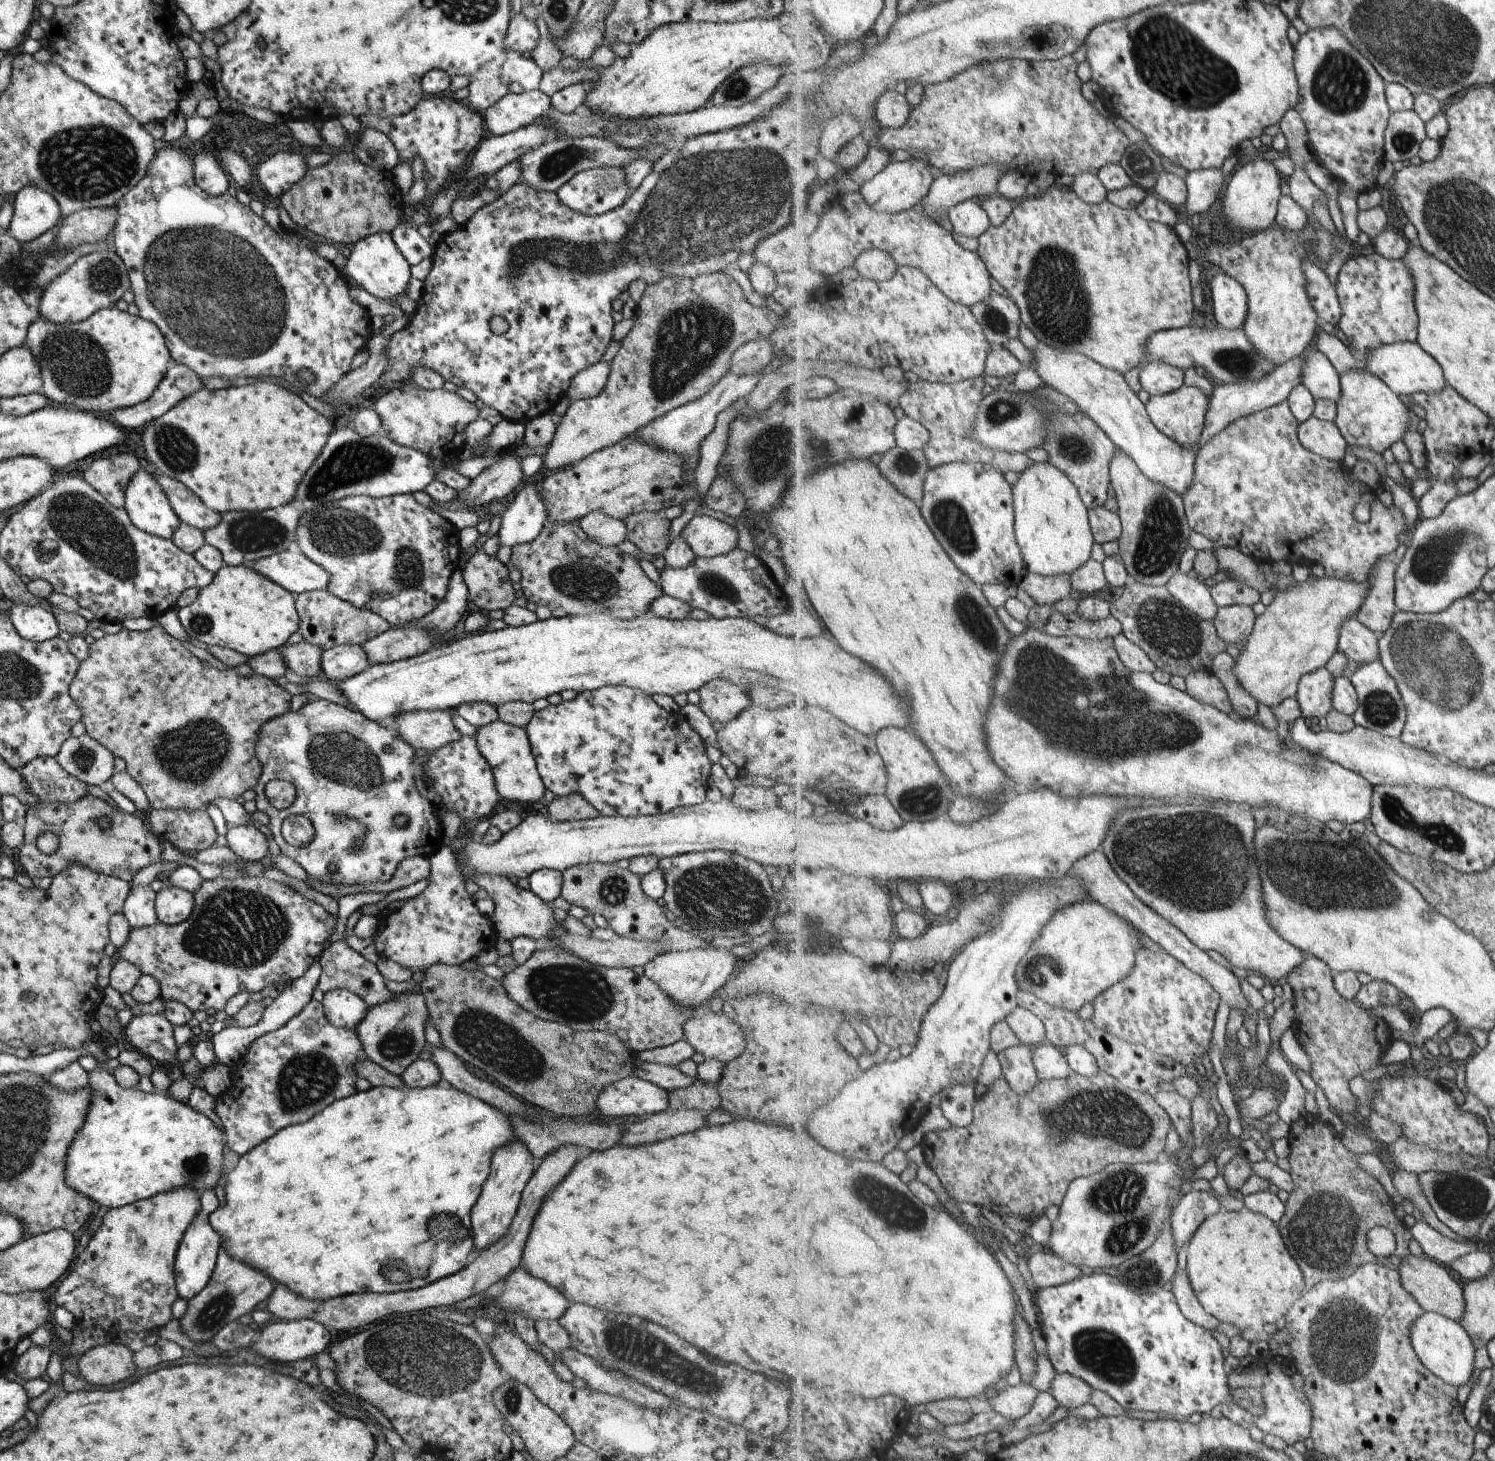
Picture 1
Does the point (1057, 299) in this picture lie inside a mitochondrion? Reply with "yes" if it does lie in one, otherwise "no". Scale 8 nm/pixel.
yes

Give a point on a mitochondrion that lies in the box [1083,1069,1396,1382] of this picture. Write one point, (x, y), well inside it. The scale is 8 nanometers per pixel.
(1325, 1227)

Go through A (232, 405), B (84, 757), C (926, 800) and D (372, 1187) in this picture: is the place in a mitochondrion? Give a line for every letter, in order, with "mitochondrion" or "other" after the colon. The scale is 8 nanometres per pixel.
A: other
B: mitochondrion
C: mitochondrion
D: other

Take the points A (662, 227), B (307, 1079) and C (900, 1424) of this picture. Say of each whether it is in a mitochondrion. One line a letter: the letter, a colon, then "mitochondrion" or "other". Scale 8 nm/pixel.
A: mitochondrion
B: mitochondrion
C: other

